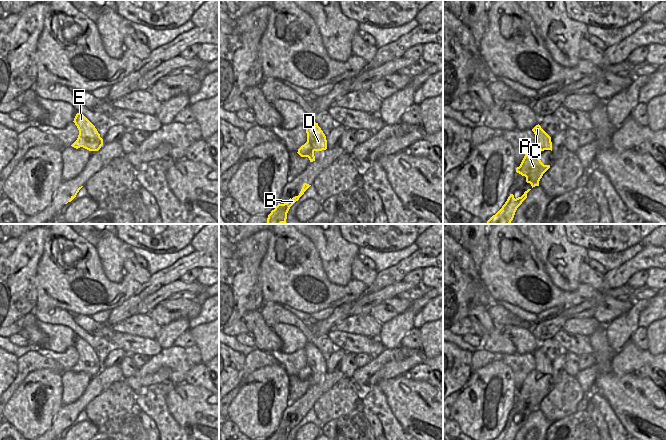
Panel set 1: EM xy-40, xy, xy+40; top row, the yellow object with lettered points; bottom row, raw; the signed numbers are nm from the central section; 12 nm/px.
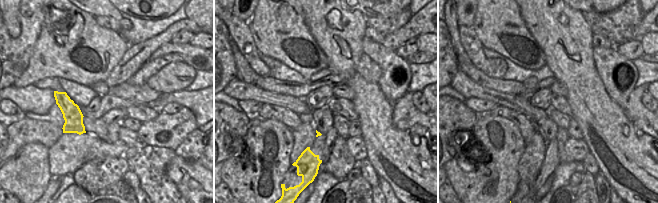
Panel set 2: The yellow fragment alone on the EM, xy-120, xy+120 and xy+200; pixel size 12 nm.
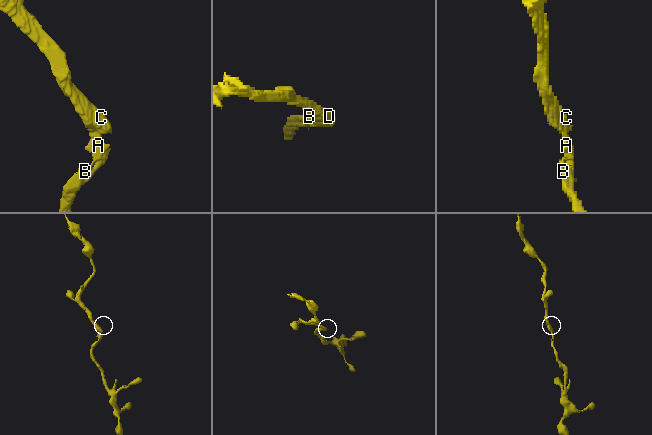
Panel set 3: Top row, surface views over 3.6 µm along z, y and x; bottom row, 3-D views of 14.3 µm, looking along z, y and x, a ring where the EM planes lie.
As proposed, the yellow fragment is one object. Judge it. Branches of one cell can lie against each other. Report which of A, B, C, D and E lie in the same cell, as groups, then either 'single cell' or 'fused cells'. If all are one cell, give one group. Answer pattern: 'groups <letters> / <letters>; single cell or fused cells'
groups A B C D E; single cell

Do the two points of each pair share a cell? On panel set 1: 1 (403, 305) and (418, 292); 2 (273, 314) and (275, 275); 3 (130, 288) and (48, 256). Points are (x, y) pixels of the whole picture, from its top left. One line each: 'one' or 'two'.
1: two
2: two
3: one

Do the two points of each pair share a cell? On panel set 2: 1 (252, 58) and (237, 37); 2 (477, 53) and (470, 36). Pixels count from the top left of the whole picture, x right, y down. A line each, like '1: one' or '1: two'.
1: one
2: one

